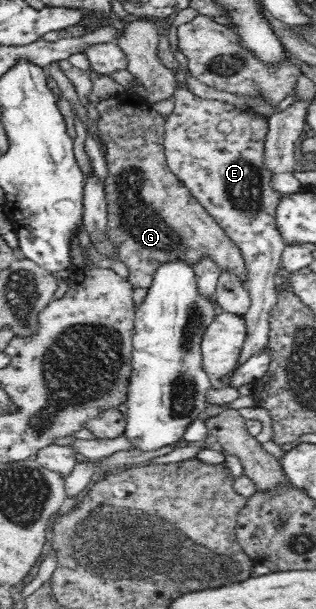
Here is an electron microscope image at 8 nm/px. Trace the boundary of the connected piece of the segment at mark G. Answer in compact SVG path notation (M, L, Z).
M128 93L101 99L96 110L101 115L98 122L101 147L105 153L108 171L104 178L106 224L104 235L110 243L113 258L123 262L129 272L129 283L134 288L149 287L155 269L165 261L189 261L195 265L201 256L211 256L222 271L231 271L245 282L245 264L237 244L225 233L225 230L207 212L207 209L190 193L186 185L170 171L165 154L165 135L168 115L162 115L153 109L147 99L139 94Z

